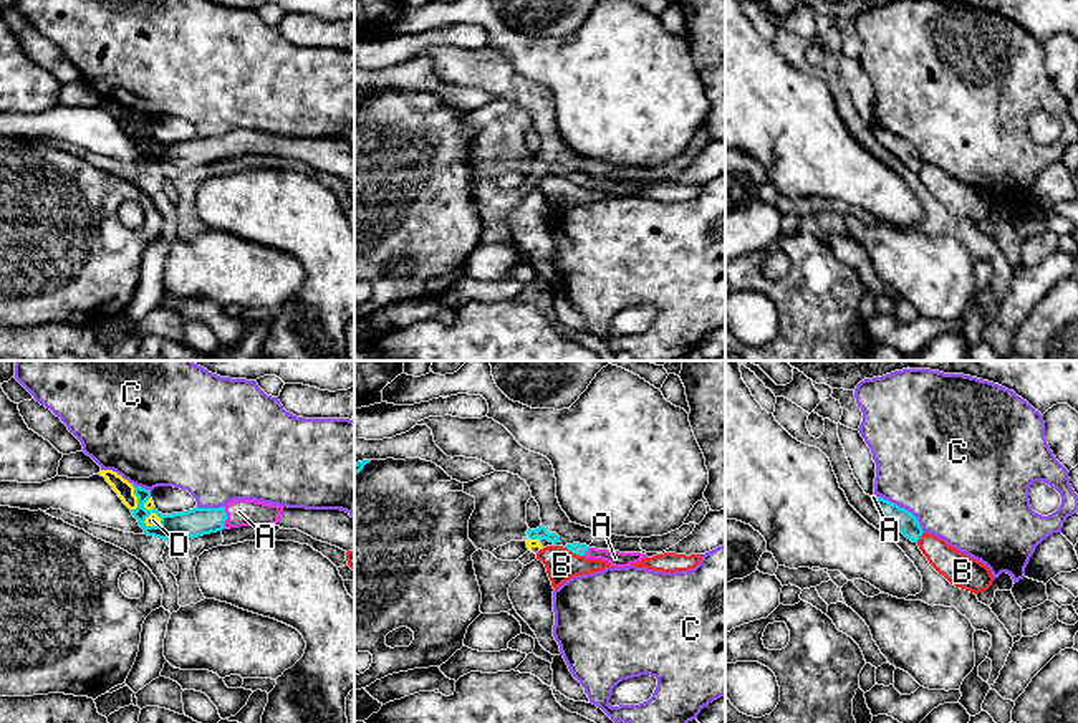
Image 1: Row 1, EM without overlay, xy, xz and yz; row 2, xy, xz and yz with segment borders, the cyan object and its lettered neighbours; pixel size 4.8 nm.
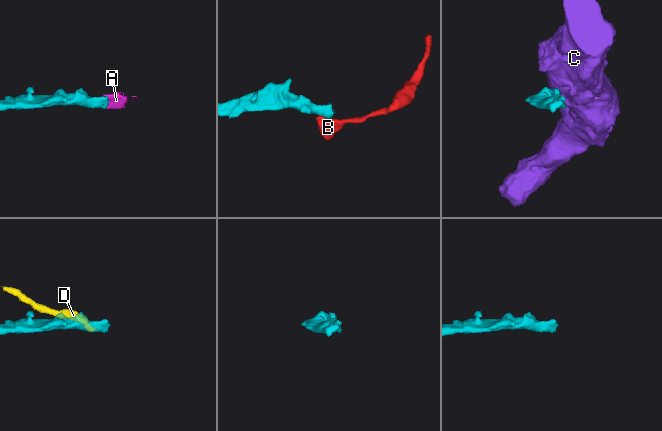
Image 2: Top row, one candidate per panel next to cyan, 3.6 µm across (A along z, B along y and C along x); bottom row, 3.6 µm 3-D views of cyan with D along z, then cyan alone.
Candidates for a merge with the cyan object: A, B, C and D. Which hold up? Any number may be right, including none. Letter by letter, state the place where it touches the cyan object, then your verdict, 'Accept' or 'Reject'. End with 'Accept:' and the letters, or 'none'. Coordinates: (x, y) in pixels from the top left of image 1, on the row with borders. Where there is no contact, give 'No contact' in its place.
A: Touches cyan at xy (226, 518). Accept
B: Touches cyan at xz (575, 553). Reject
C: Touches cyan at yz (903, 508). Reject
D: Touches cyan at xy (151, 510). Reject
Accept: A

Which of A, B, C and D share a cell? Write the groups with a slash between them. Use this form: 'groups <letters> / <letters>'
groups A / B D / C

